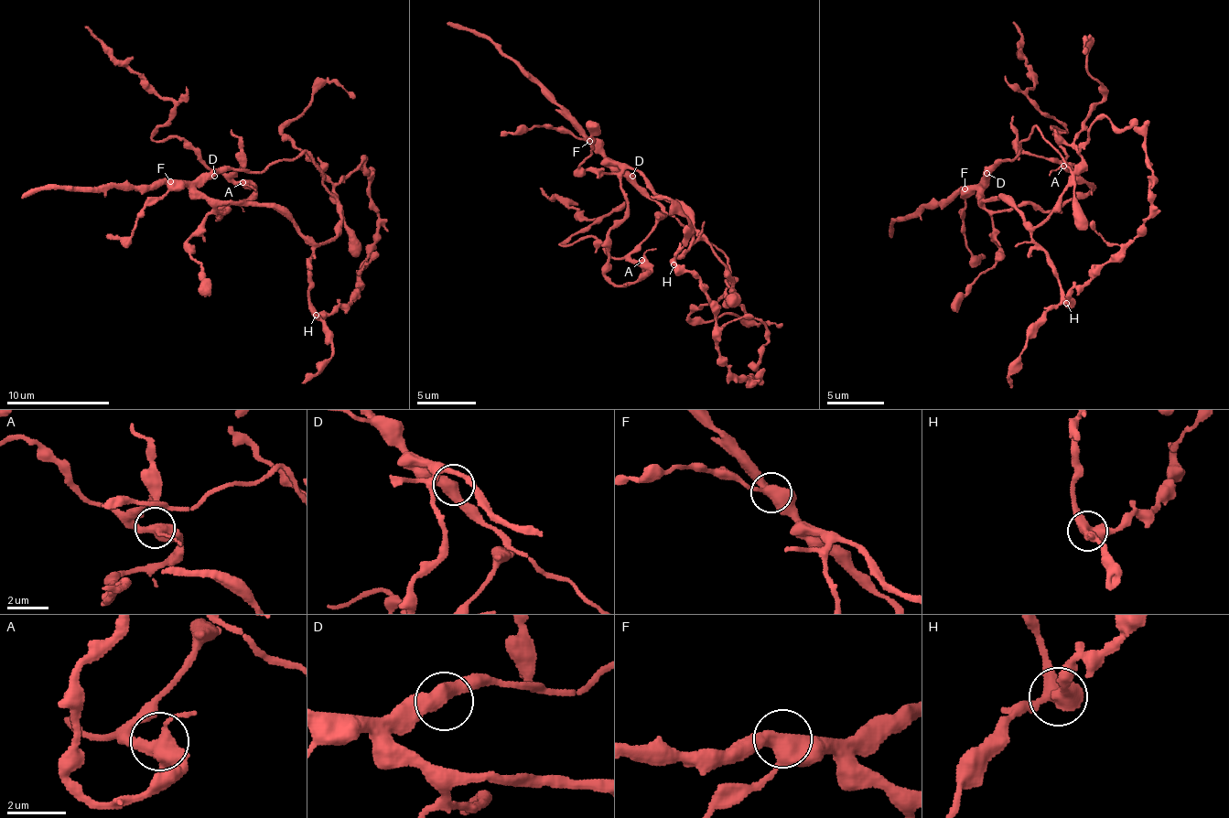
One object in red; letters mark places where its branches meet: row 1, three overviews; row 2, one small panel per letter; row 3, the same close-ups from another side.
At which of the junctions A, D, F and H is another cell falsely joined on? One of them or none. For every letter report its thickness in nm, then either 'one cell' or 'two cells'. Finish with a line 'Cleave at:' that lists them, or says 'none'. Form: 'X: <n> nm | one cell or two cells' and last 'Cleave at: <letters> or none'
A: 400 nm | one cell
D: 480 nm | one cell
F: 440 nm | two cells
H: 420 nm | one cell
Cleave at: F

